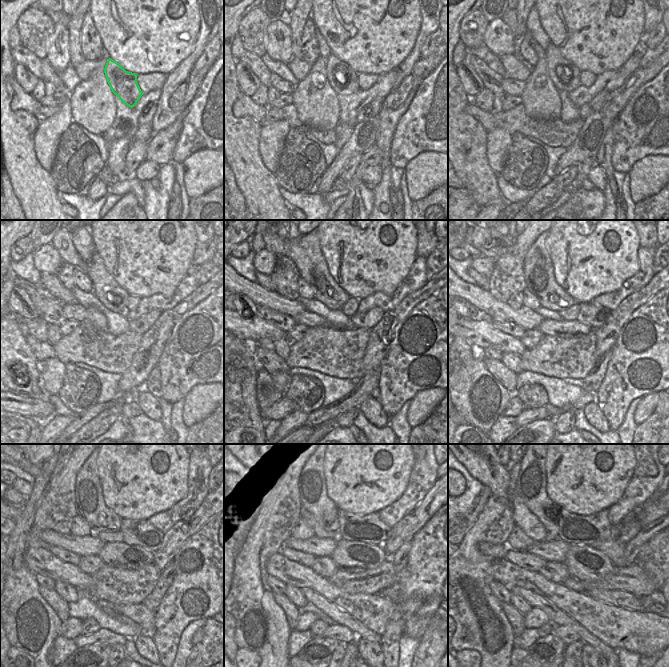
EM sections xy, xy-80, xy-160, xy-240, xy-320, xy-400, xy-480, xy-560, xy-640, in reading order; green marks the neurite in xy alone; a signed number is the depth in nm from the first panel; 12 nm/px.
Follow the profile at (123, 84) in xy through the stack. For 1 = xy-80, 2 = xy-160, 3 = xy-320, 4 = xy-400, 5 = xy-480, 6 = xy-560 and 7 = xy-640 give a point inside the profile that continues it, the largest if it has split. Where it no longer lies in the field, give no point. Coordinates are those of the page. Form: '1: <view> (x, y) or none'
1: xy-80 (351, 85)
2: xy-160 (553, 56)
3: xy-320 (304, 251)
4: xy-400 (538, 270)
5: xy-480 (89, 502)
6: xy-560 (313, 497)
7: xy-640 (531, 483)

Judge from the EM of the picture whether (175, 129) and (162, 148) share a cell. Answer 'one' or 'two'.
one

